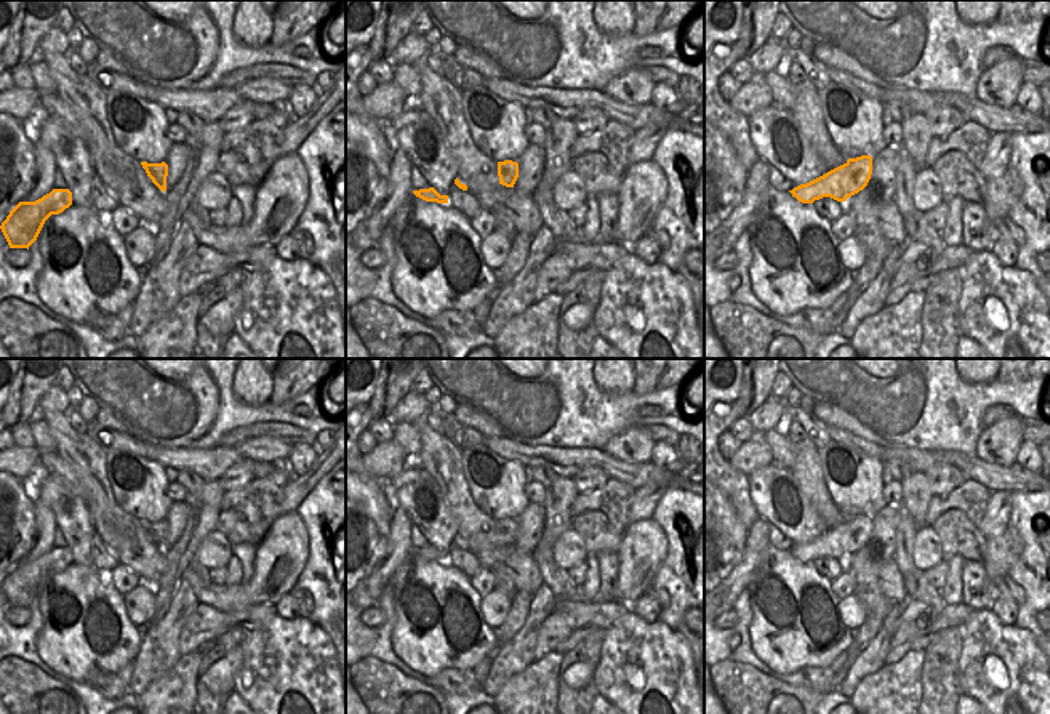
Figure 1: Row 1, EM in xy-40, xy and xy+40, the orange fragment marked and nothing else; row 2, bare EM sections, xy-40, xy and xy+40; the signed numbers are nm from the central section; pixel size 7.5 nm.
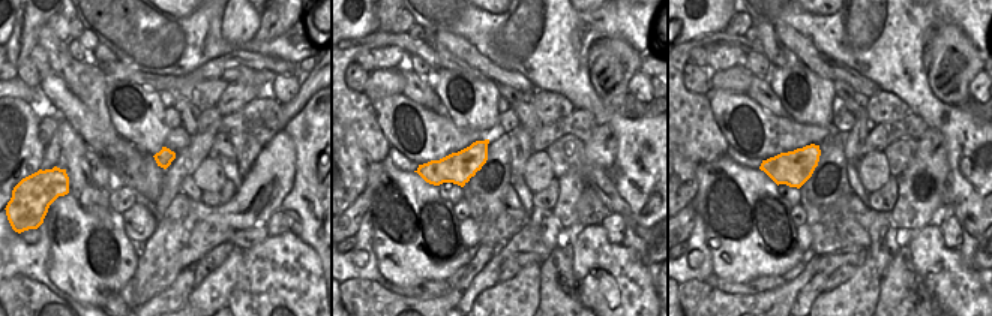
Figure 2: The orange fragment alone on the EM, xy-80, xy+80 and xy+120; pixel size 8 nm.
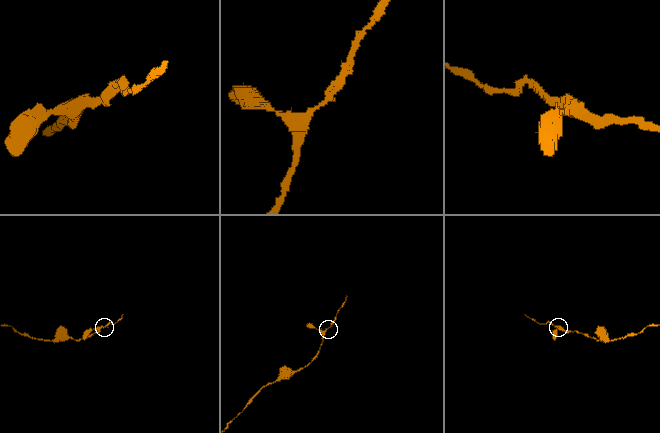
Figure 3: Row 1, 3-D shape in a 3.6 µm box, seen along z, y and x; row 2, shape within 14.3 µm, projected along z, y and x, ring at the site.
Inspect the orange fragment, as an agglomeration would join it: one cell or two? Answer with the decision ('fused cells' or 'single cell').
single cell

